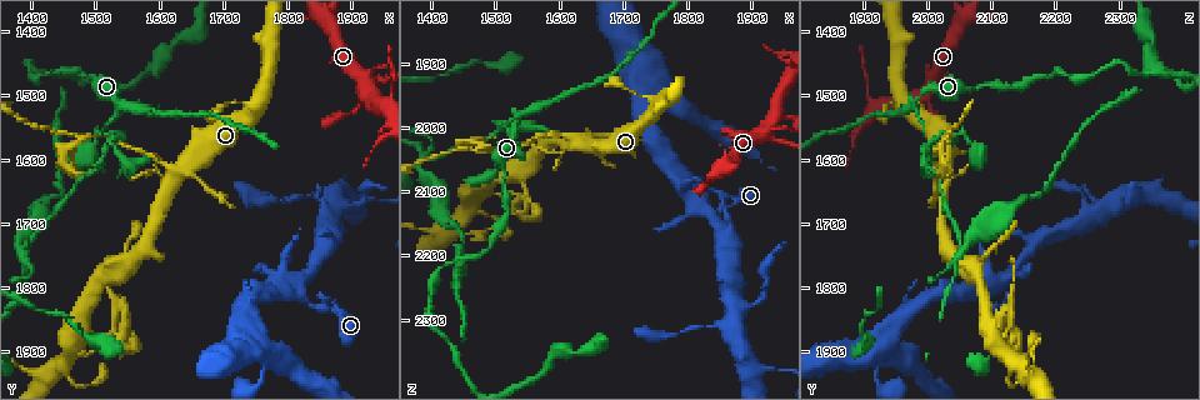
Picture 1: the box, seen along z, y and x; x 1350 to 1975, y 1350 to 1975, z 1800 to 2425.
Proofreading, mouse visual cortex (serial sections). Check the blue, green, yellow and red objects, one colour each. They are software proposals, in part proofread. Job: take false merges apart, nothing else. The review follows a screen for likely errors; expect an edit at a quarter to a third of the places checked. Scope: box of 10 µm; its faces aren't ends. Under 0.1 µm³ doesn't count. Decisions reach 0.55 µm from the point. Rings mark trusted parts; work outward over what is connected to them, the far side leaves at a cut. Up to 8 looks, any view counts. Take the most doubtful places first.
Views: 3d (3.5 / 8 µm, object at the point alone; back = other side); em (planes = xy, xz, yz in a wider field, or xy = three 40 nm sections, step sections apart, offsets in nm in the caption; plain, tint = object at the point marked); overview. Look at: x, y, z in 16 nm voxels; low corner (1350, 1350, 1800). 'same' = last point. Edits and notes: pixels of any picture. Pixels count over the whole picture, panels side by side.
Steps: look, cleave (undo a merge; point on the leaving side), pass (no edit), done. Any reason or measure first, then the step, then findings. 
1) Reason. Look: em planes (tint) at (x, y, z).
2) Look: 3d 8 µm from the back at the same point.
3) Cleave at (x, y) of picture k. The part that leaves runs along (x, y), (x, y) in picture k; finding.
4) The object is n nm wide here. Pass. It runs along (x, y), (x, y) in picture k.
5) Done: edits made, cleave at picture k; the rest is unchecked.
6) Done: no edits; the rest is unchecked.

Two arms in line, one across. Look: 3d 3.5 µm at (1625, 1625, 2025).

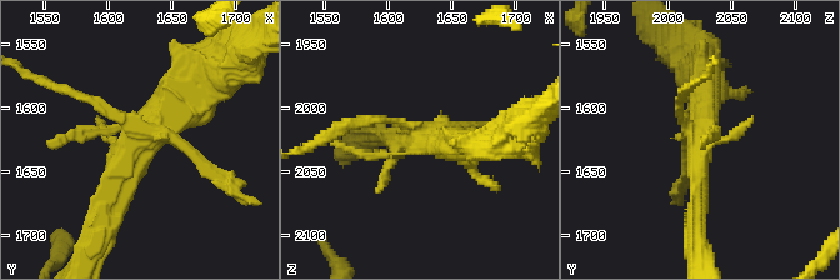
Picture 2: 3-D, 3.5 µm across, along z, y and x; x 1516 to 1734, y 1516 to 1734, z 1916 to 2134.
Look: em xy step 3 (plain) at (1630, 1622, 2026).

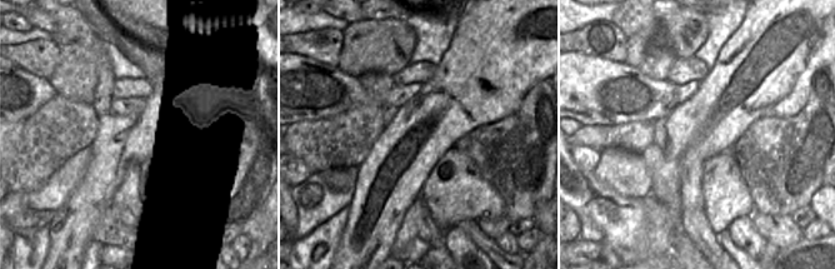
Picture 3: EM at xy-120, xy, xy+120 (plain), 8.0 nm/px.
With the object marked. Look: em xy step 3 (tint) at the same point.

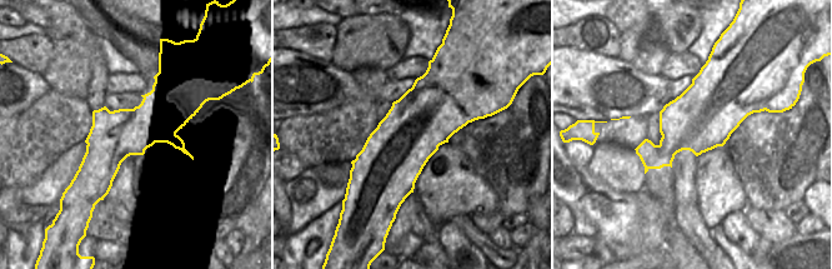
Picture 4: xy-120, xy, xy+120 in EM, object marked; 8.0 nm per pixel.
Cleave at (98, 100) of picture 2. The part that leaves runs along (128, 124), (35, 78) in picture 2; two cells meet here.

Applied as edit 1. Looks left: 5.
Look: overview.

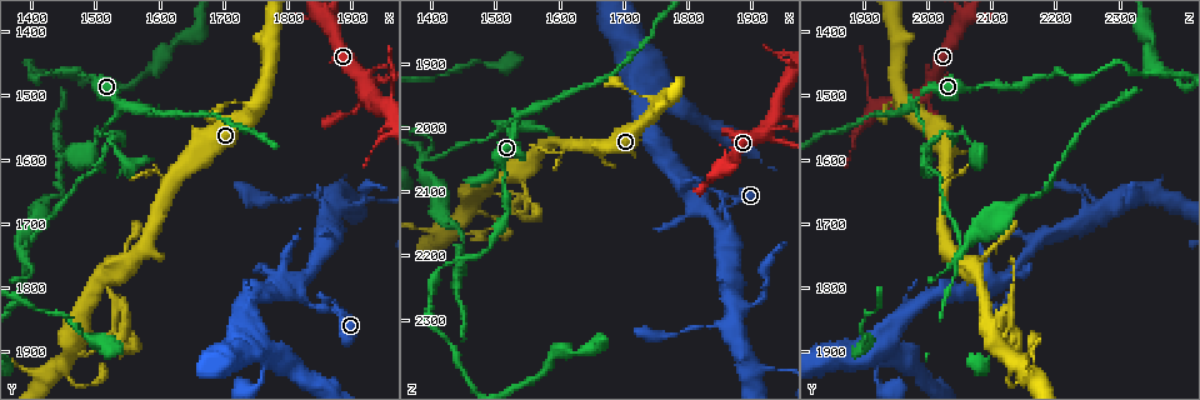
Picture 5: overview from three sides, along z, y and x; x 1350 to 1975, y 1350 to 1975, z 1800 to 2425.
Abrupt turn. Look: 3d 3.5 µm from the back at (1540, 1885, 2105).

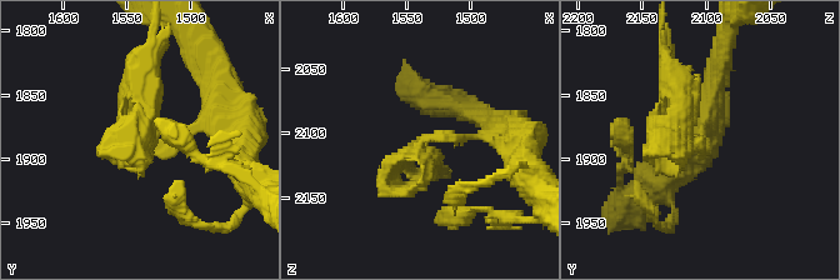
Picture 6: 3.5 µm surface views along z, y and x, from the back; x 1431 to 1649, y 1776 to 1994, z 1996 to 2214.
Need the tissue. Look: em xy step 5 (tint) at (1538, 1886, 2104).

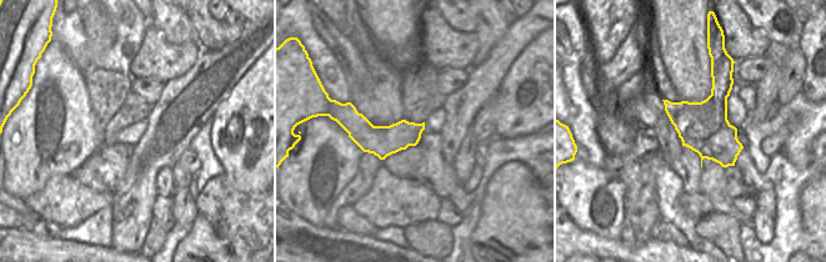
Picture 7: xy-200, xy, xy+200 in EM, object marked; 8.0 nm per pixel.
Look: em xy step 1 (tint) at the same point.

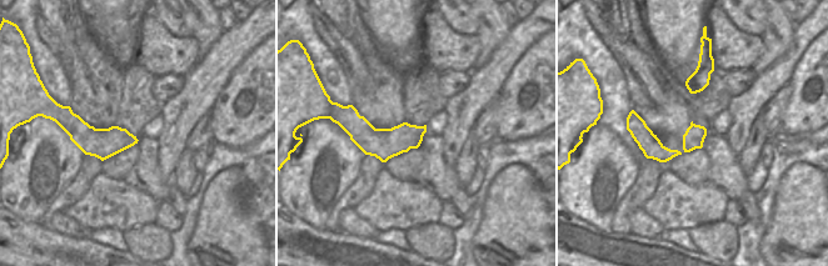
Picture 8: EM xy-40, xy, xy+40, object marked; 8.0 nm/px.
The object is 240 nm wide here. Pass. It runs along (215, 118), (139, 144), (128, 75) in picture 6; continuous, no second cell.

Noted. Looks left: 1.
Done: edits made, cleave at picture 2; the rest is unchecked.

